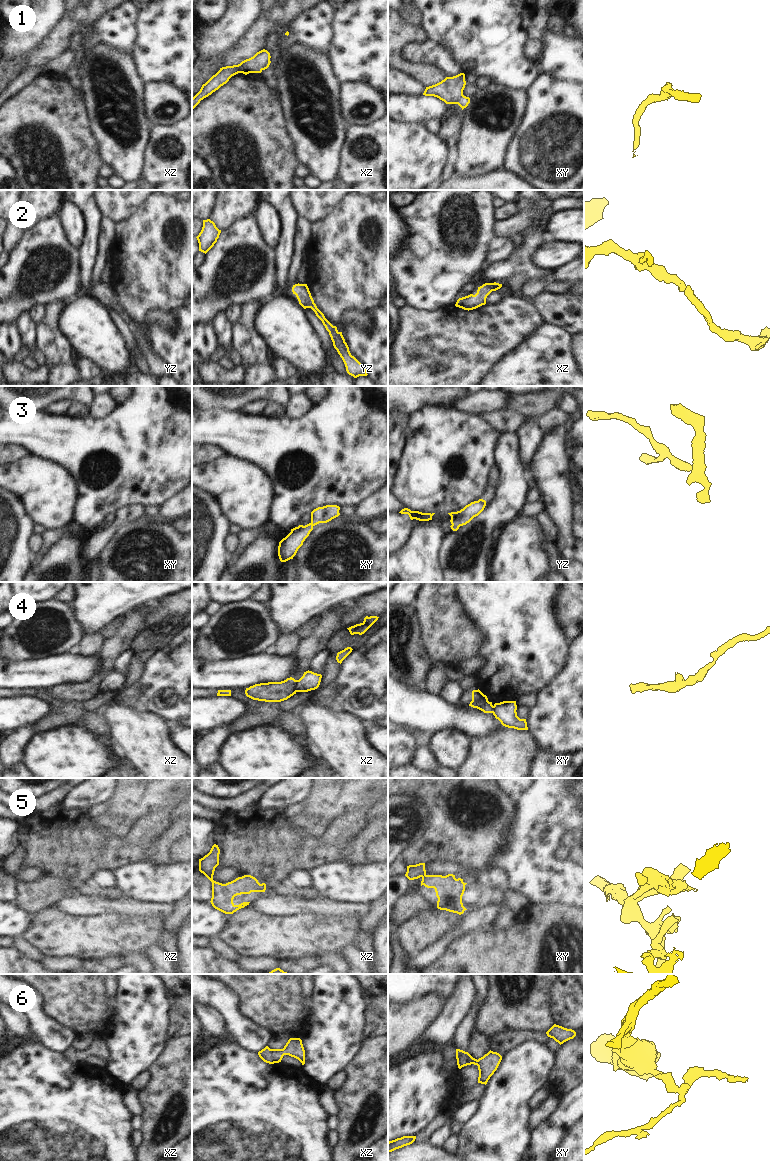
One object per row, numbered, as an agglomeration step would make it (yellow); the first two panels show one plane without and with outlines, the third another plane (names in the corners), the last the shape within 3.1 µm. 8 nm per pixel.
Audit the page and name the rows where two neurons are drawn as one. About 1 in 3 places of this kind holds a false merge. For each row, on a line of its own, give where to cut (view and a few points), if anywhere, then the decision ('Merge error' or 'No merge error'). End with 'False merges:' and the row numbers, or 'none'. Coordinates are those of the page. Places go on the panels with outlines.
1: No split. No merge error
2: No split. No merge error
3: No split. No merge error
4: Split along xz (297, 680), (294, 686), (295, 691). Merge error
5: No split. No merge error
6: No split. No merge error
False merges: 4.

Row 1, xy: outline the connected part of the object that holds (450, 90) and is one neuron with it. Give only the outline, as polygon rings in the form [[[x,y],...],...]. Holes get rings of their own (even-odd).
[[[460,73],[453,77],[446,77],[441,82],[426,87],[423,95],[437,97],[446,104],[458,104],[463,110],[470,103],[470,98],[463,95],[465,85],[465,74]]]

